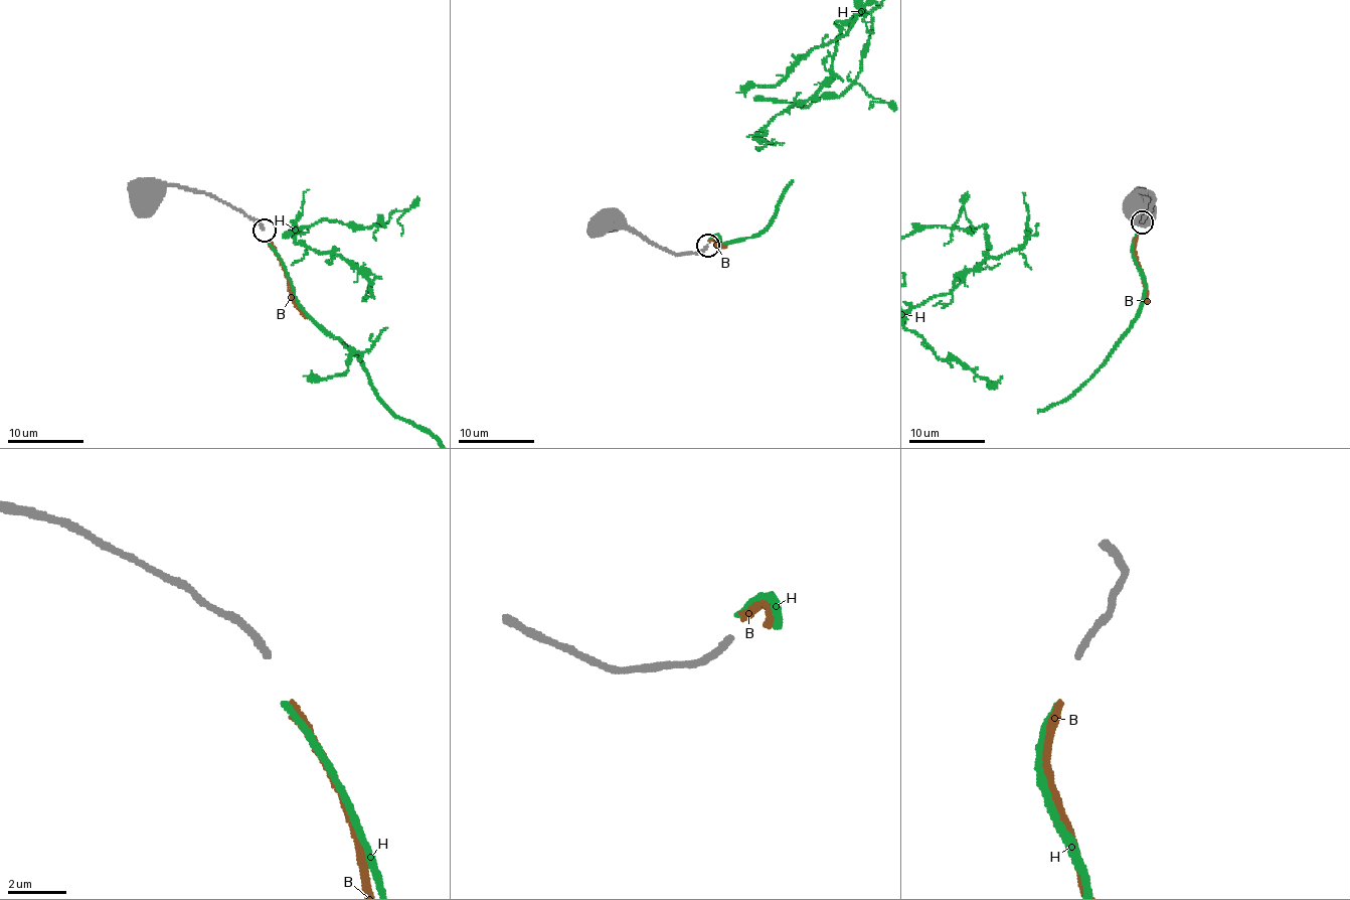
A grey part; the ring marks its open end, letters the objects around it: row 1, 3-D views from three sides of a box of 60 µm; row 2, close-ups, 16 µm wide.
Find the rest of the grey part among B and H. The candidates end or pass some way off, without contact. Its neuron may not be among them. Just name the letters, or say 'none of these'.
none of these

